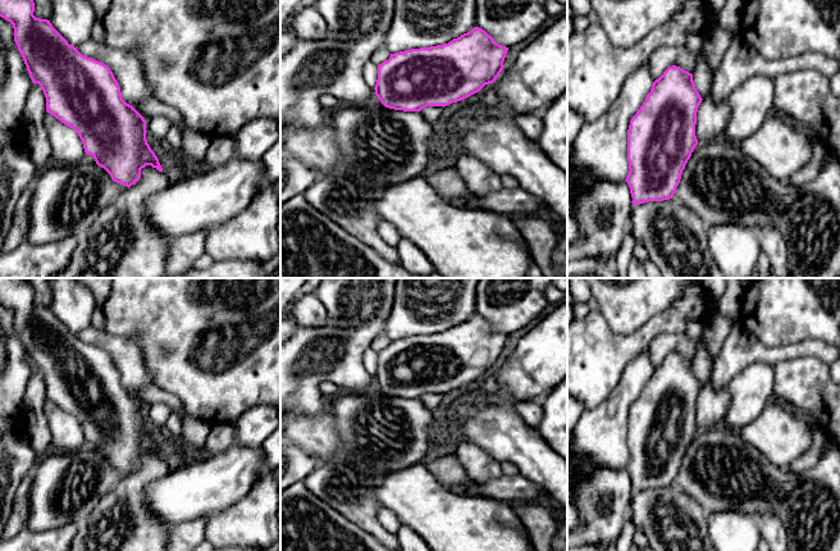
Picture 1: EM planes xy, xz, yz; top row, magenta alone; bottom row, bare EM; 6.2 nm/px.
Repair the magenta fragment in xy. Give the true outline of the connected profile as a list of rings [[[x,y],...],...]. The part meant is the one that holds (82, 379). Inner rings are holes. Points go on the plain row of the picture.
[[[0,278],[0,304],[13,311],[14,328],[29,364],[33,370],[41,373],[46,384],[46,399],[78,420],[85,440],[92,442],[96,451],[104,455],[114,469],[129,475],[140,466],[141,456],[146,452],[163,459],[158,443],[146,427],[146,407],[132,392],[123,387],[119,370],[110,355],[101,349],[82,342],[77,334],[68,331],[50,308],[36,305],[33,299],[35,290],[24,278]]]

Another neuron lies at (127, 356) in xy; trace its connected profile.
[[[90,325],[78,332],[77,337],[110,355],[127,391],[134,393],[142,387],[155,386],[151,373],[146,368],[145,356],[137,346],[137,336],[118,337]]]

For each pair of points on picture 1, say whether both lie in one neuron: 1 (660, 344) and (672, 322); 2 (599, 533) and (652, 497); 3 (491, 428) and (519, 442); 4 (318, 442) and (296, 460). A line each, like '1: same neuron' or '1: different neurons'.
1: different neurons
2: different neurons
3: same neuron
4: different neurons

